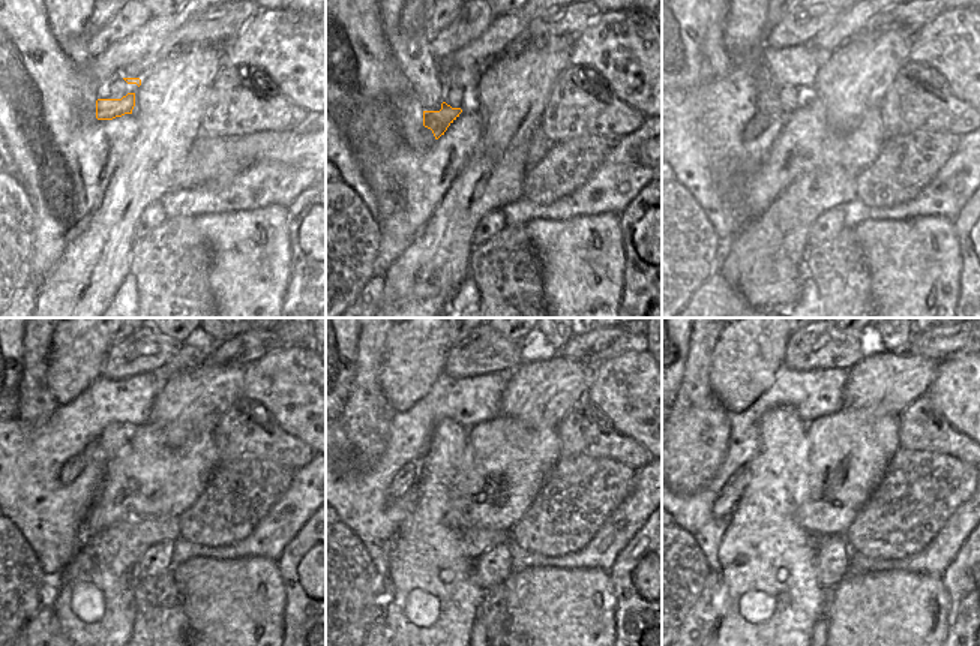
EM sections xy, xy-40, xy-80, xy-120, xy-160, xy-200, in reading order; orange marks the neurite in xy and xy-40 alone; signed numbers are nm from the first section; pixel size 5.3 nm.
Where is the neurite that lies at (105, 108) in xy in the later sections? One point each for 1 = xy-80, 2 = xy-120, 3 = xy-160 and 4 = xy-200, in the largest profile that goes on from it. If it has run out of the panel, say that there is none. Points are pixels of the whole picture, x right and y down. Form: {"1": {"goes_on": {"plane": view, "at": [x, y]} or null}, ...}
{"1": {"goes_on": {"plane": "xy-80", "at": [773, 122]}}, "2": {"goes_on": {"plane": "xy-120", "at": [74, 468]}}, "3": {"goes_on": {"plane": "xy-160", "at": [407, 478]}}, "4": {"goes_on": {"plane": "xy-200", "at": [731, 492]}}}

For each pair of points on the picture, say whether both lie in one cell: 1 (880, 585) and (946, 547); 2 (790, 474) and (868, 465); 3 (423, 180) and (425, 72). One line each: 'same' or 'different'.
1: different
2: different
3: different

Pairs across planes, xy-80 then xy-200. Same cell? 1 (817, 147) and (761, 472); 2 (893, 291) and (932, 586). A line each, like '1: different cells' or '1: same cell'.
1: different cells
2: same cell

